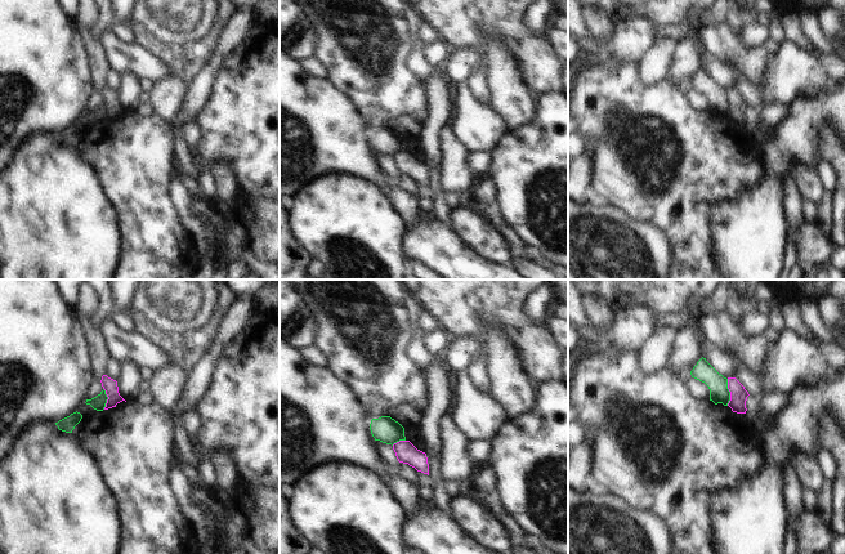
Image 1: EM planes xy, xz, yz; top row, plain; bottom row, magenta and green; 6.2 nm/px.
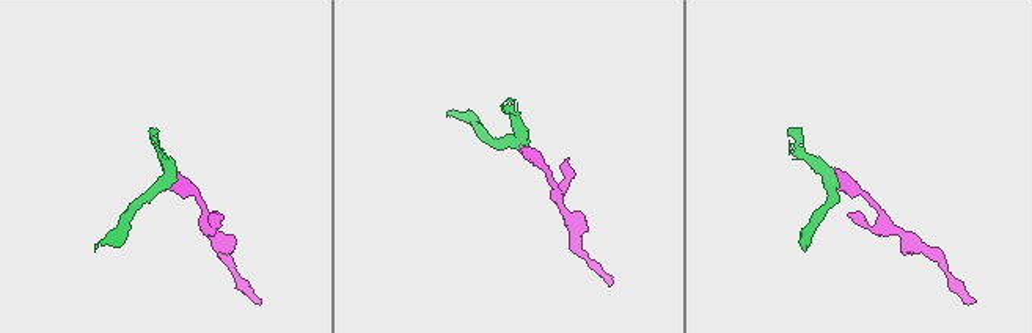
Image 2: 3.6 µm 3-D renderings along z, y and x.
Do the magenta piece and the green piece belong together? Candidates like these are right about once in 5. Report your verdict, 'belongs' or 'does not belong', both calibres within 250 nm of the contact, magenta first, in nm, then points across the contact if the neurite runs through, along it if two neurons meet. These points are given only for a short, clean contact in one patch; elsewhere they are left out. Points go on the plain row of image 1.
does not belong; calibres 110 and 130 nm; border yz (727, 90), (729, 101), (728, 116)

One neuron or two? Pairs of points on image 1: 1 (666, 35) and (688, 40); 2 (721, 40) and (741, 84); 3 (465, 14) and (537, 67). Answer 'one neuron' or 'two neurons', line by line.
1: two neurons
2: two neurons
3: one neuron

